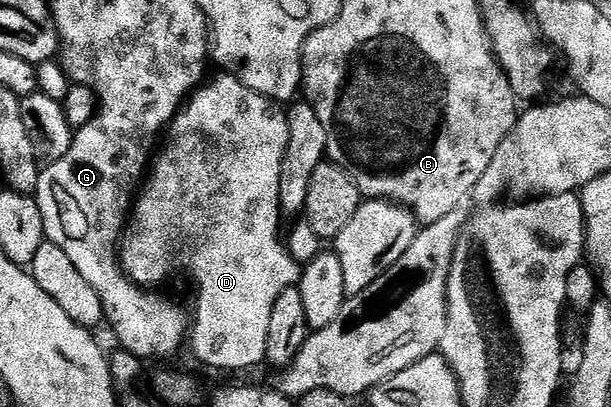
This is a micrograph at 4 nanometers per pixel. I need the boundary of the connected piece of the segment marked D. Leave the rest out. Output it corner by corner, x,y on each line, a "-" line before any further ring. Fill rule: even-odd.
230,75
222,76
215,78
212,76
206,83
200,85
187,98
171,121
169,132
166,134
167,142
164,143
159,158
157,158
158,153
154,158
149,169
149,176
130,210
129,220
123,230
121,264
127,276
135,284
144,287
163,287
159,285
165,284
174,273
179,273
184,269
195,280
195,313
193,309
193,324
189,329
189,349
191,345
196,359
212,365
215,369
251,369
254,365
264,364
269,343
269,319
273,319
273,305
277,303
277,299
286,289
298,286
301,276
299,262
292,259
286,244
281,240
281,235
279,239
281,167
285,159
285,151
289,147
288,110
280,102
273,101
269,97
262,97
257,91
245,87
239,78

